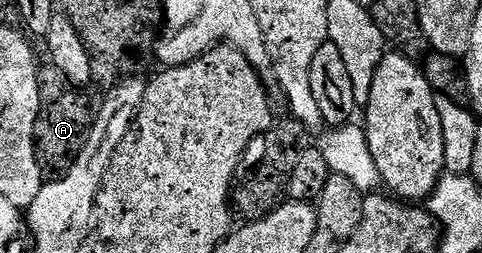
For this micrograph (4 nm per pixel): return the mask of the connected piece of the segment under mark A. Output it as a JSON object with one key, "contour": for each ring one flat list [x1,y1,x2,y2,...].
{"contour":[[51,63,41,64,36,74,38,79,38,95,40,96,40,110,34,127,36,140,36,158,40,160,41,170,48,175,63,175,70,171,70,167,78,159,82,147,86,147,88,136,92,130,94,109,88,106,81,90,58,71,58,67]]}

